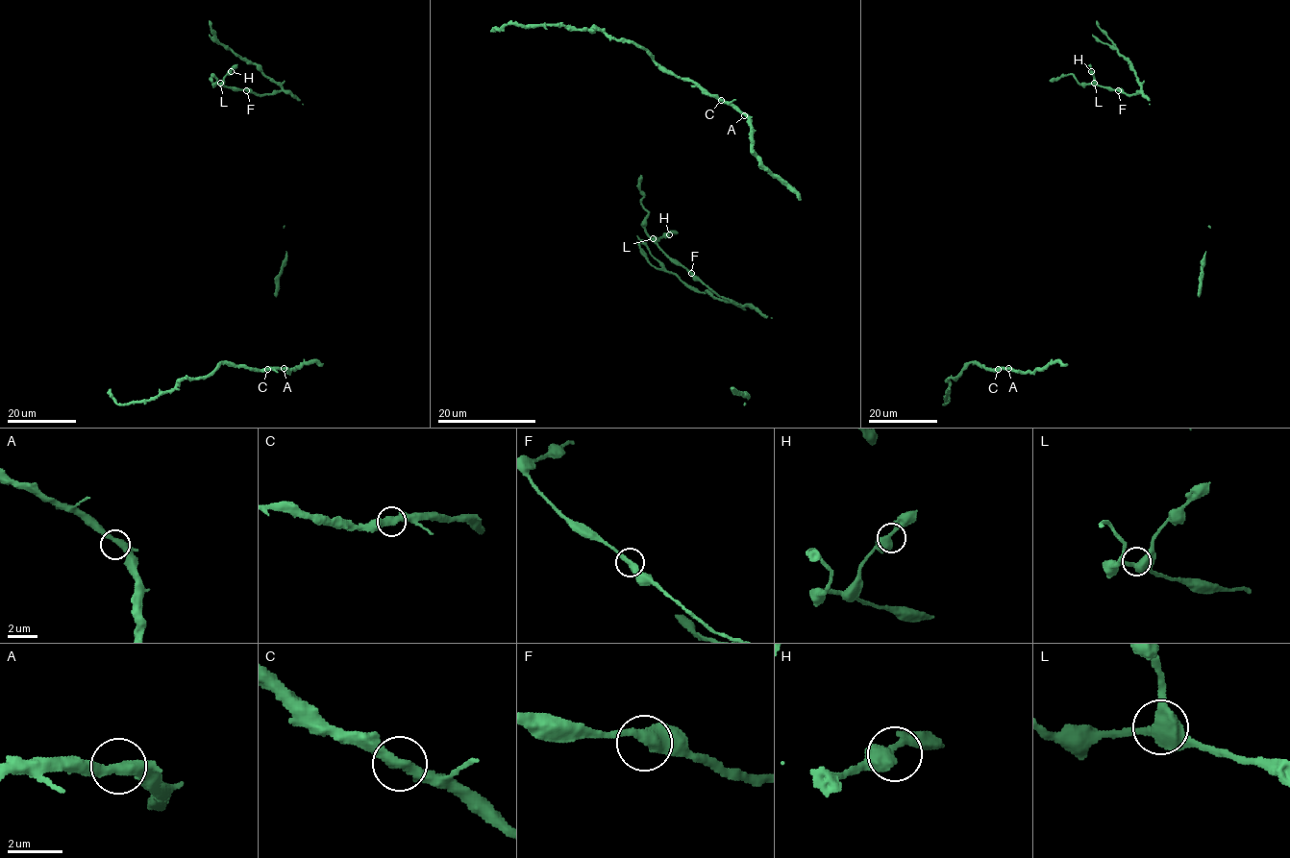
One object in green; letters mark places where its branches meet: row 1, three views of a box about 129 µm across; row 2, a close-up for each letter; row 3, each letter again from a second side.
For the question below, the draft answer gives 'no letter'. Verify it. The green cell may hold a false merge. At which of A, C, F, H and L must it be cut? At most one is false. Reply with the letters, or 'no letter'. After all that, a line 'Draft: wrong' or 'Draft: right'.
no letter
Draft: right

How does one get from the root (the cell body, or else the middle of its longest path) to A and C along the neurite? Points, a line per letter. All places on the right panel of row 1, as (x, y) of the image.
A: (1067, 364), (1050, 362), (1033, 372), (1012, 372), (1008, 368)
C: (1067, 364), (1050, 362), (1033, 372), (998, 369)

